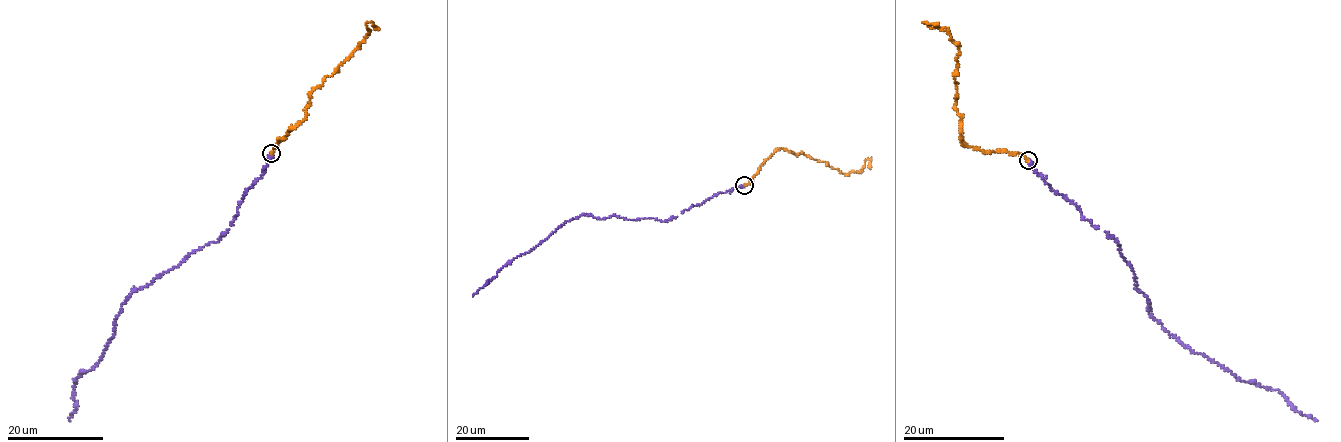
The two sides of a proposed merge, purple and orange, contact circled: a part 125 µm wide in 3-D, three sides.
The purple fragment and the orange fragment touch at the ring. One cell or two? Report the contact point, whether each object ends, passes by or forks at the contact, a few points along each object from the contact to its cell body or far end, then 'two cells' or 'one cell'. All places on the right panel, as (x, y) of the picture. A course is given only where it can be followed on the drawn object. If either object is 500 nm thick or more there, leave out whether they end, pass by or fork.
at (1028, 160); purple runs (1028, 161), (1117, 242), (1161, 326), (1236, 378), (1277, 390), (1316, 421); orange runs (1028, 161), (1019, 153), (983, 152), (962, 143), (954, 105), (958, 48), (944, 28), (926, 24), (937, 24); one cell

